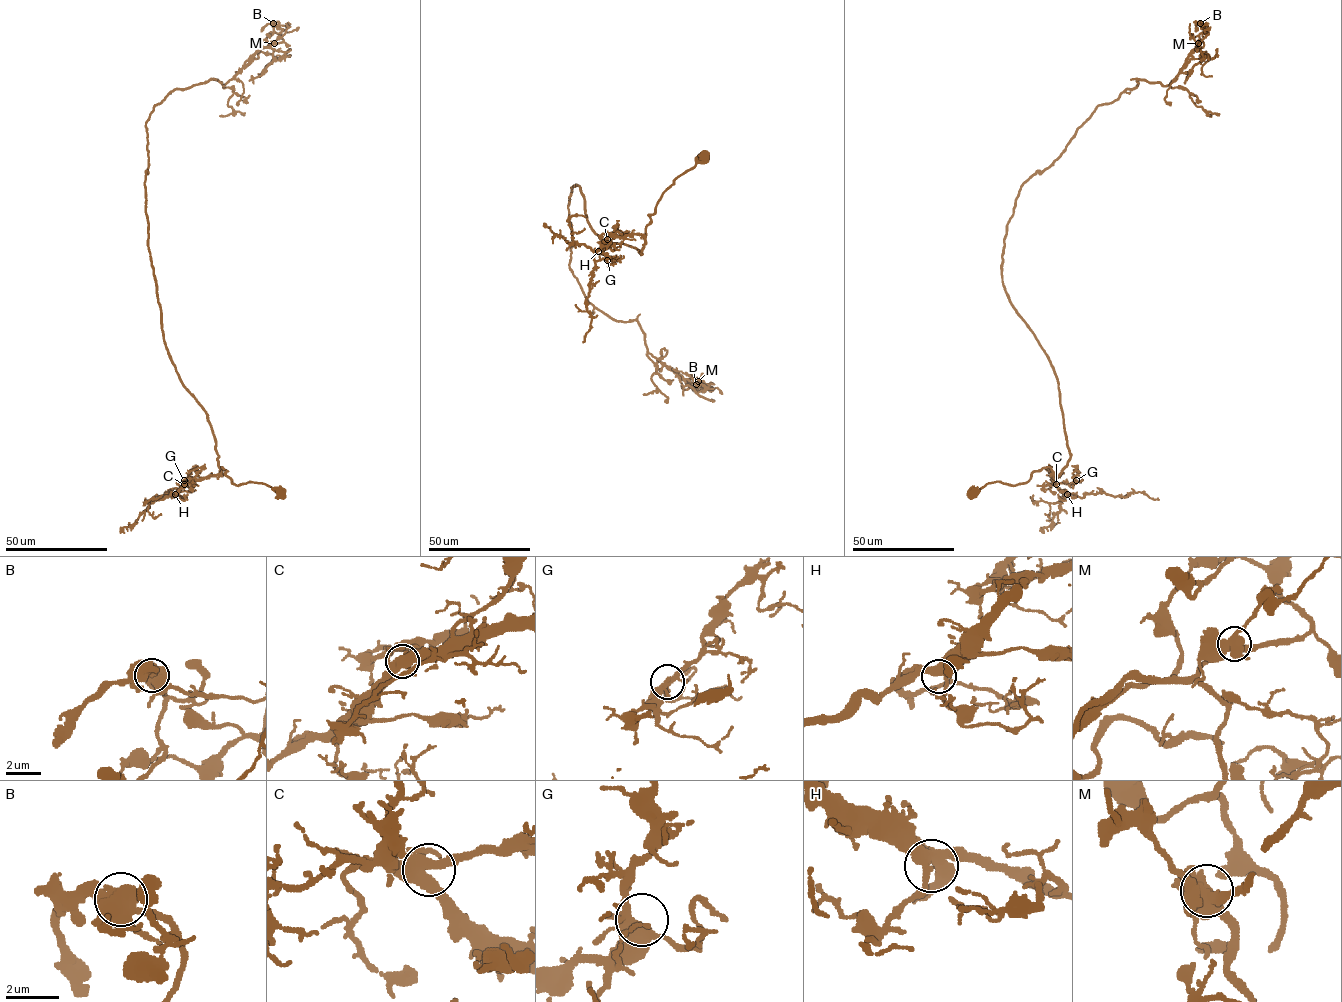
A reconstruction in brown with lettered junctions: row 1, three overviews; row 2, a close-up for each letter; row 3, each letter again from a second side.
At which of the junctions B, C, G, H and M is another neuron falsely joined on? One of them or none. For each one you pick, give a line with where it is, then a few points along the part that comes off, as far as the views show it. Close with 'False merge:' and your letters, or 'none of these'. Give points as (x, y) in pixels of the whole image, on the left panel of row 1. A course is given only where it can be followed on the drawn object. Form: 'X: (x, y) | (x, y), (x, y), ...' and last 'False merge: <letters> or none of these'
B: (273, 23) | (273, 23), (288, 25), (280, 33), (283, 41), (261, 47), (245, 67), (260, 52), (271, 54), (259, 75)
False merge: B

